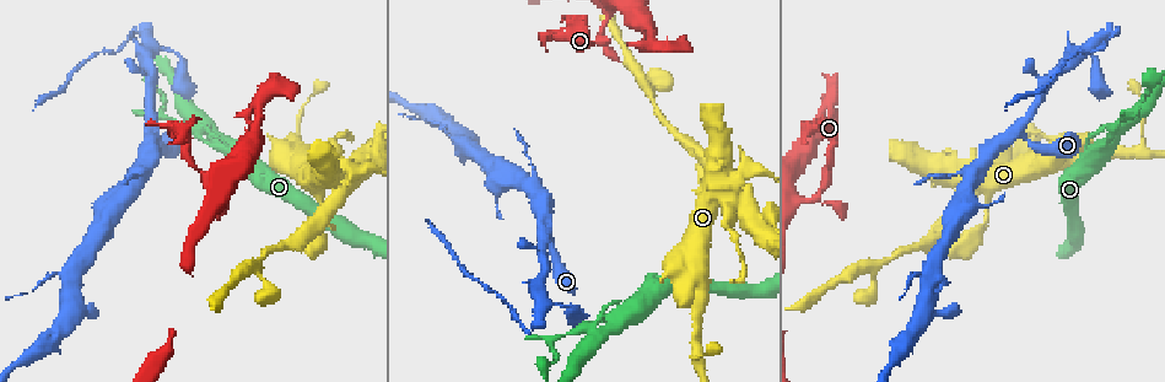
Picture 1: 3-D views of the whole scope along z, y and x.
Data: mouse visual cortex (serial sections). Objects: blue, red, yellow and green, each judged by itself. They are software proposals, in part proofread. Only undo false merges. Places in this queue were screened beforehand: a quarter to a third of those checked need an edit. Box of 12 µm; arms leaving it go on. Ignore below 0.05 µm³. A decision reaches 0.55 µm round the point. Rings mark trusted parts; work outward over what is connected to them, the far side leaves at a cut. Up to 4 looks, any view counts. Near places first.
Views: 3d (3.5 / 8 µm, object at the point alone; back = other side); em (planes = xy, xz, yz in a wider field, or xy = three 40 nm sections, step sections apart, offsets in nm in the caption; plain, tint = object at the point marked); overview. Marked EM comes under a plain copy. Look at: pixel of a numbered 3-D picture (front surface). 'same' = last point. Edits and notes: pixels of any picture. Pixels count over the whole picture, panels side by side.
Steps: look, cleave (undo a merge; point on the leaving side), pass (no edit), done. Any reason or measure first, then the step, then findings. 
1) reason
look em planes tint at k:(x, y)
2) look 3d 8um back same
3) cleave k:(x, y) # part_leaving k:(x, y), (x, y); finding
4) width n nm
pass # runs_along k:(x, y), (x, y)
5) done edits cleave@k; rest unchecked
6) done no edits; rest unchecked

look 3d 3.5um at 1:(1120, 130)

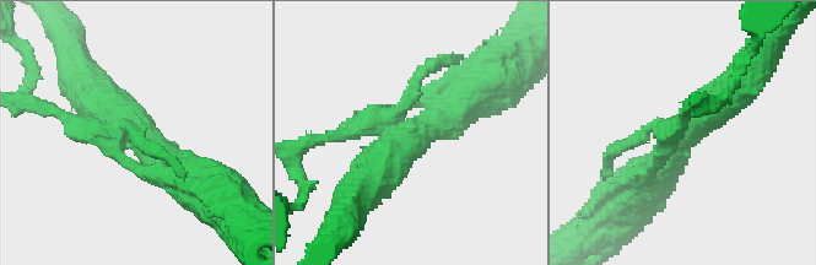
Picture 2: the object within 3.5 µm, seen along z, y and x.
cleave 2:(63, 117) # a second cell is stuck on

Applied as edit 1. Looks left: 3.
sharp bend
look 3d 3.5um at 1:(1114, 32)

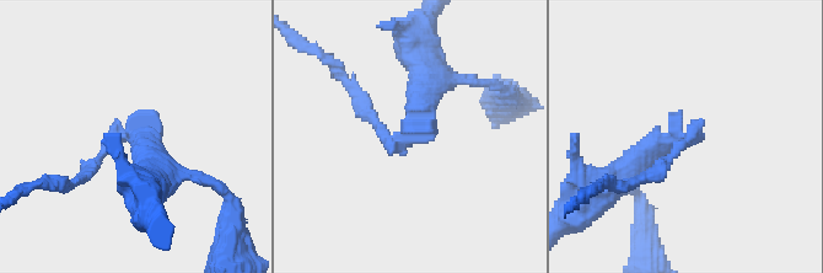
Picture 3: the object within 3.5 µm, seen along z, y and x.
look em xy step 1 tint at 3:(124, 137)

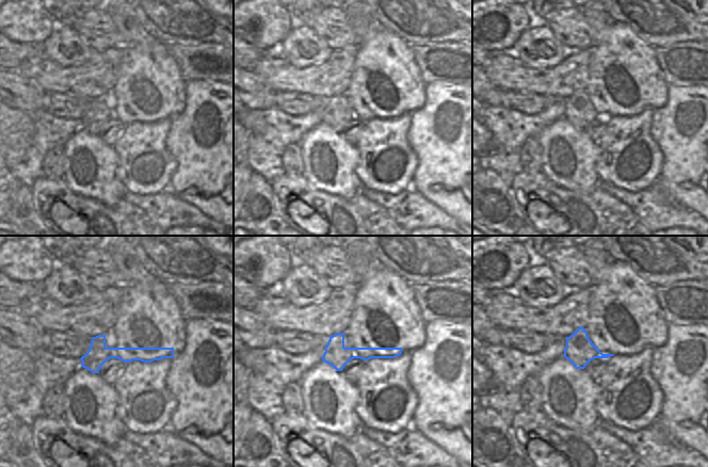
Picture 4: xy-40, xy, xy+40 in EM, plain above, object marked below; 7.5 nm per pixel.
cleave 3:(668, 160) # part_leaving 3:(398, 139), (356, 105), (334, 64); a second cell is stuck on

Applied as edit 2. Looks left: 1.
done edits cleave@2, cleave@3; rest unchecked

